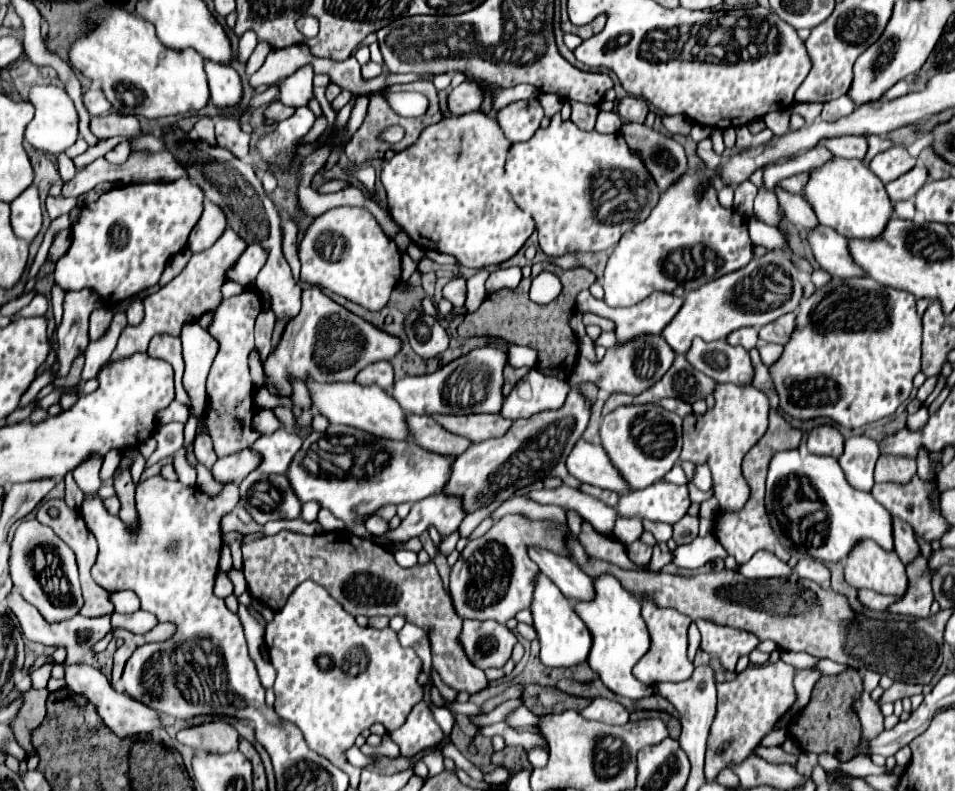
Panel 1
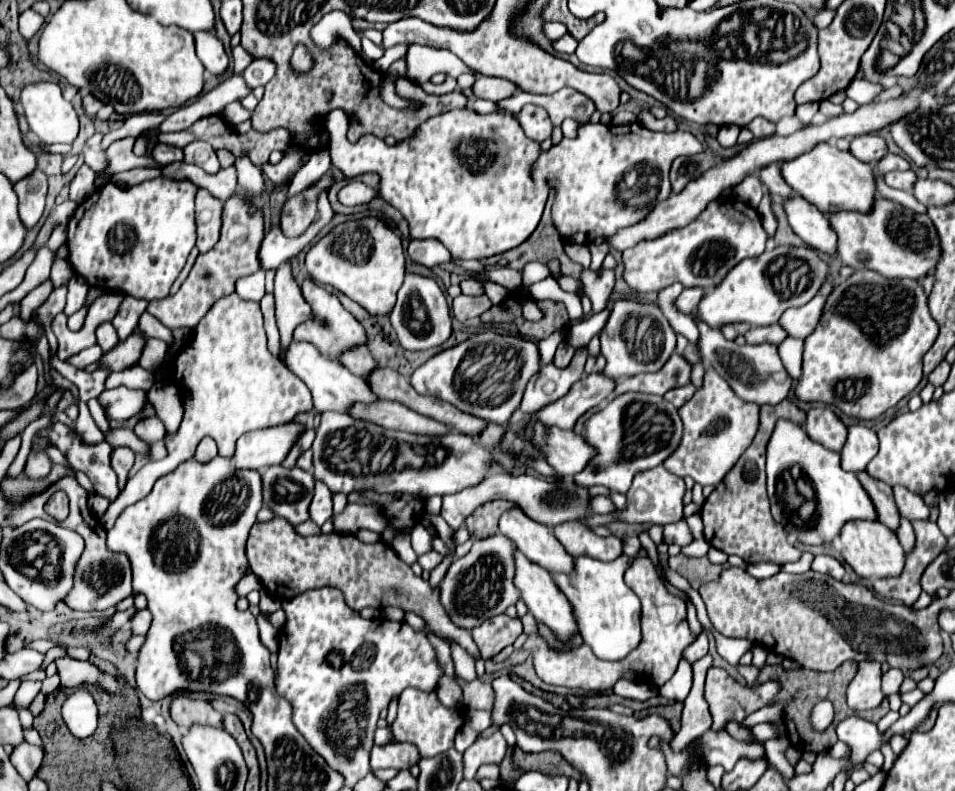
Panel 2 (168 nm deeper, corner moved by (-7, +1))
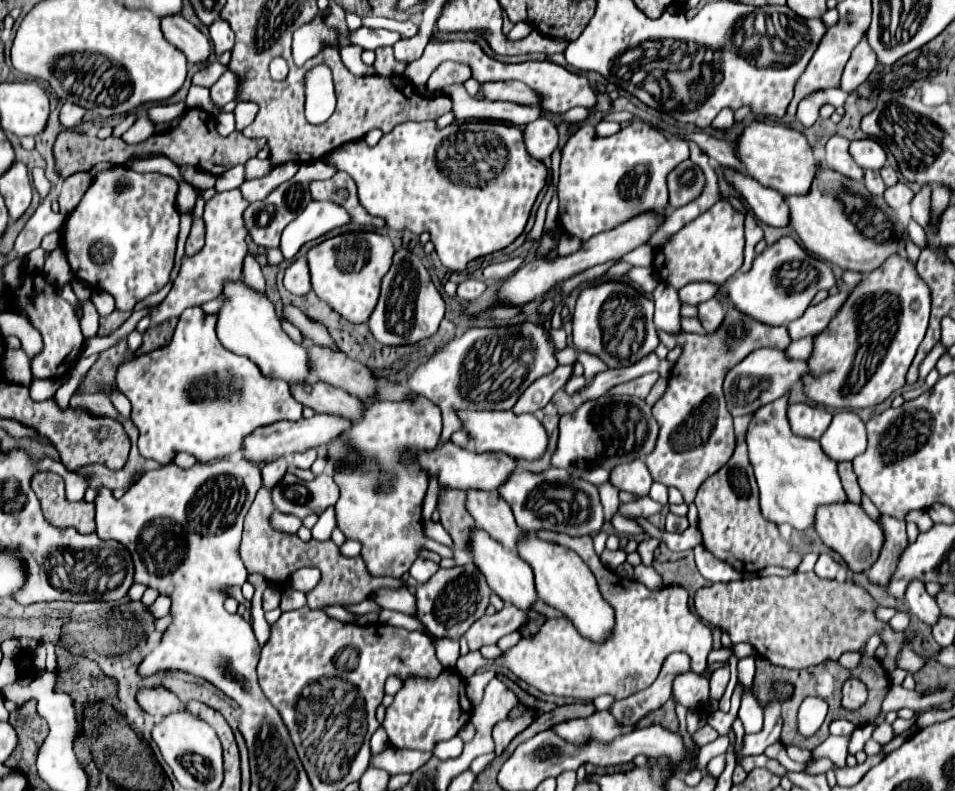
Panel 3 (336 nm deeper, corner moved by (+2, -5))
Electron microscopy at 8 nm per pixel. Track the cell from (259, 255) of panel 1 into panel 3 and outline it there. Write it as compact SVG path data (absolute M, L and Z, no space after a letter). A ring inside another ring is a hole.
M312 200L306 210L290 222L282 232L280 250L286 260L294 258L302 244L316 240L324 234L328 234L334 228L340 228L344 224L350 224L350 214L344 210L344 206L332 202L332 200Z

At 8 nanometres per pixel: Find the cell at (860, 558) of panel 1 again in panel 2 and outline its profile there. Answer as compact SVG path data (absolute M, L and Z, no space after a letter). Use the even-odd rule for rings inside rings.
M853 520L847 522L845 528L841 530L839 536L841 544L843 544L843 560L855 570L855 574L859 578L893 578L893 576L901 576L903 568L905 568L905 552L895 536L895 532L891 532L889 528L885 528L881 522L865 522L865 520Z

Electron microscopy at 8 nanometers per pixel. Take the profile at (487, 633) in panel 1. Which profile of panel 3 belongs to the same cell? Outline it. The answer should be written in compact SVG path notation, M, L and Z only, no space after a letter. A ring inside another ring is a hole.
M504 604L504 608L492 616L482 616L476 620L468 632L464 634L470 650L478 650L486 644L496 644L502 636L522 628L528 620L528 612L520 610L512 604Z

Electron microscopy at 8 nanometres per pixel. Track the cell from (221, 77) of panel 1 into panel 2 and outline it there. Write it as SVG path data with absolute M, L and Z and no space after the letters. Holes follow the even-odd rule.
M197 32L195 34L195 46L197 46L197 56L199 60L205 64L207 72L211 76L221 76L227 66L229 66L229 58L223 50L221 40L217 40L215 34L211 32Z

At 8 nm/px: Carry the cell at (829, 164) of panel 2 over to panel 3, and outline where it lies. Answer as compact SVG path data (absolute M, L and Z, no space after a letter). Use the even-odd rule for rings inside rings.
M760 120L750 122L734 142L734 154L742 162L744 170L760 184L778 190L780 194L806 194L816 172L816 158L806 138L788 126L766 124Z

